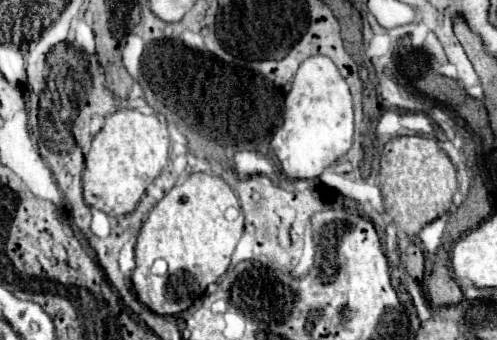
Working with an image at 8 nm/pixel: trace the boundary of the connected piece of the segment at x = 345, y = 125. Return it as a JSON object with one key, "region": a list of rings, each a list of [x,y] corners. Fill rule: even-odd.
{"region":[[[308,58],[300,64],[284,102],[284,122],[270,142],[288,178],[316,178],[352,146],[352,96],[330,58]]]}

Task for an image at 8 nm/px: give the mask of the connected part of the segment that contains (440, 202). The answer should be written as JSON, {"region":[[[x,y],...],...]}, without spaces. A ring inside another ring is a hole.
{"region":[[[398,136],[392,138],[382,152],[384,158],[384,186],[380,186],[384,194],[386,212],[392,216],[396,230],[414,238],[422,226],[440,218],[448,212],[452,204],[452,196],[458,190],[456,168],[440,148],[438,140],[422,138],[422,136]]]}

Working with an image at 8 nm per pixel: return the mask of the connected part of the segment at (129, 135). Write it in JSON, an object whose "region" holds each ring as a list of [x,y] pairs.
{"region":[[[118,110],[110,114],[102,130],[92,138],[82,174],[84,200],[88,206],[110,216],[122,216],[136,208],[148,182],[152,182],[170,156],[170,136],[158,116],[146,116],[138,110]]]}

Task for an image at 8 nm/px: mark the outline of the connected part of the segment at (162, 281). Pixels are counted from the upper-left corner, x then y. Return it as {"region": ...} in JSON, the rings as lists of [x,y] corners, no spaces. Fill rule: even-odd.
{"region":[[[192,174],[184,182],[176,184],[150,212],[146,218],[138,242],[136,242],[136,268],[132,272],[132,286],[140,302],[144,302],[156,314],[178,314],[192,306],[200,298],[208,284],[216,282],[230,266],[232,252],[244,232],[244,216],[232,188],[214,174]],[[162,258],[168,262],[168,272],[164,276],[152,274],[152,264]]]}

